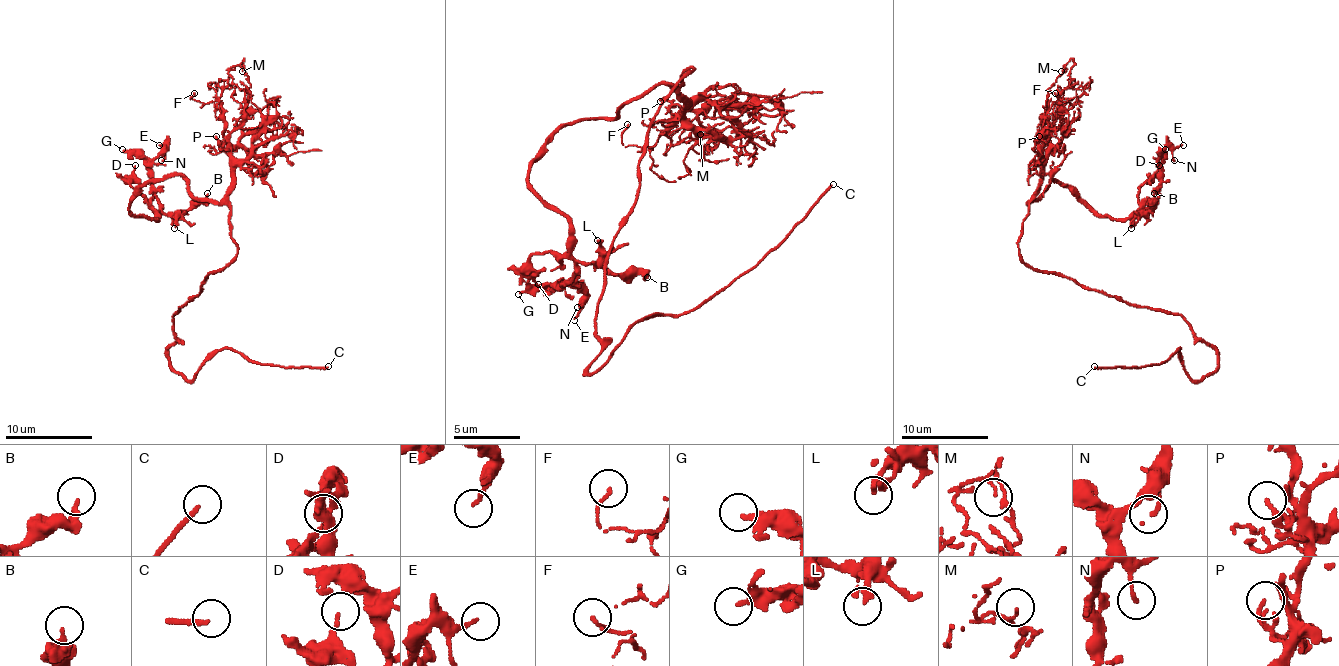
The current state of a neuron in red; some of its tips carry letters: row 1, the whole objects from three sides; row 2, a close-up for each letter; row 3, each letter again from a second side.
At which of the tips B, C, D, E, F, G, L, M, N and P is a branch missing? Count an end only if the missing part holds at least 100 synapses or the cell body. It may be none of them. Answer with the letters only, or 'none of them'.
C

